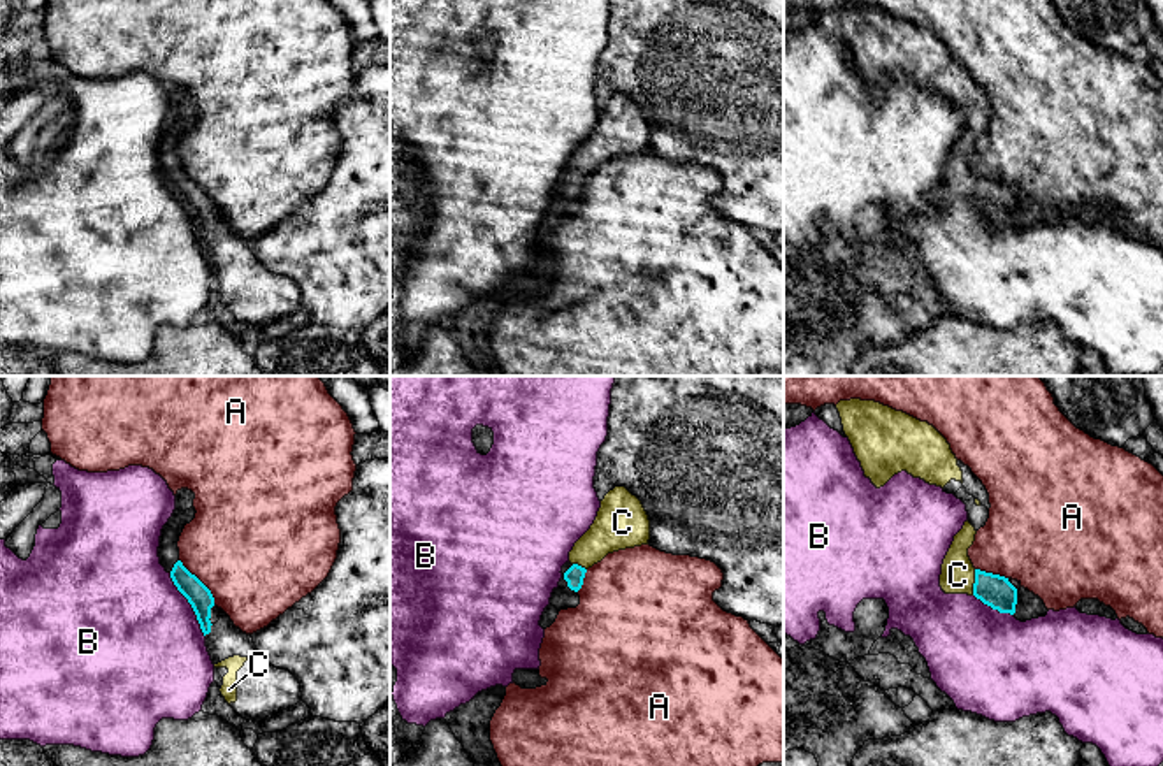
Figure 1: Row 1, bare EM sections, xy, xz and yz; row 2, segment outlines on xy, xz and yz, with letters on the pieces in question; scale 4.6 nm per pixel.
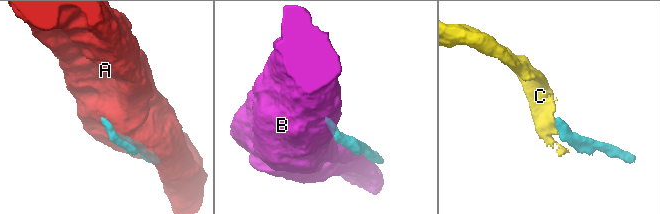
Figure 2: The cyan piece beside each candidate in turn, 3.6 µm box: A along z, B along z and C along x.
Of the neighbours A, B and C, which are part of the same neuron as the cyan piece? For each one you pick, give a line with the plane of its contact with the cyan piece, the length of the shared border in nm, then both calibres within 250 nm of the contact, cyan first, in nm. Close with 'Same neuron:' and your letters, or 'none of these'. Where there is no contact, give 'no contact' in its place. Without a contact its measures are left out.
C: meets cyan in yz; contact 120 nm long; 150 nm thick on the cyan side, 160 nm on the other
Same neuron: C

